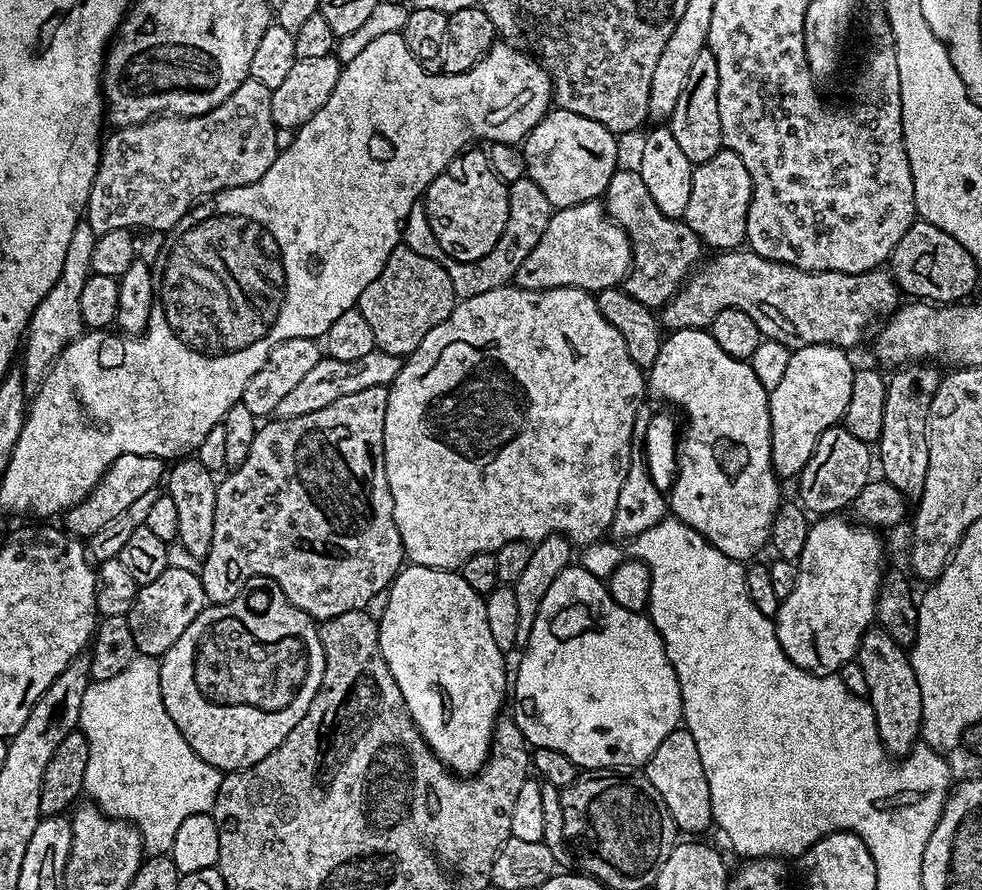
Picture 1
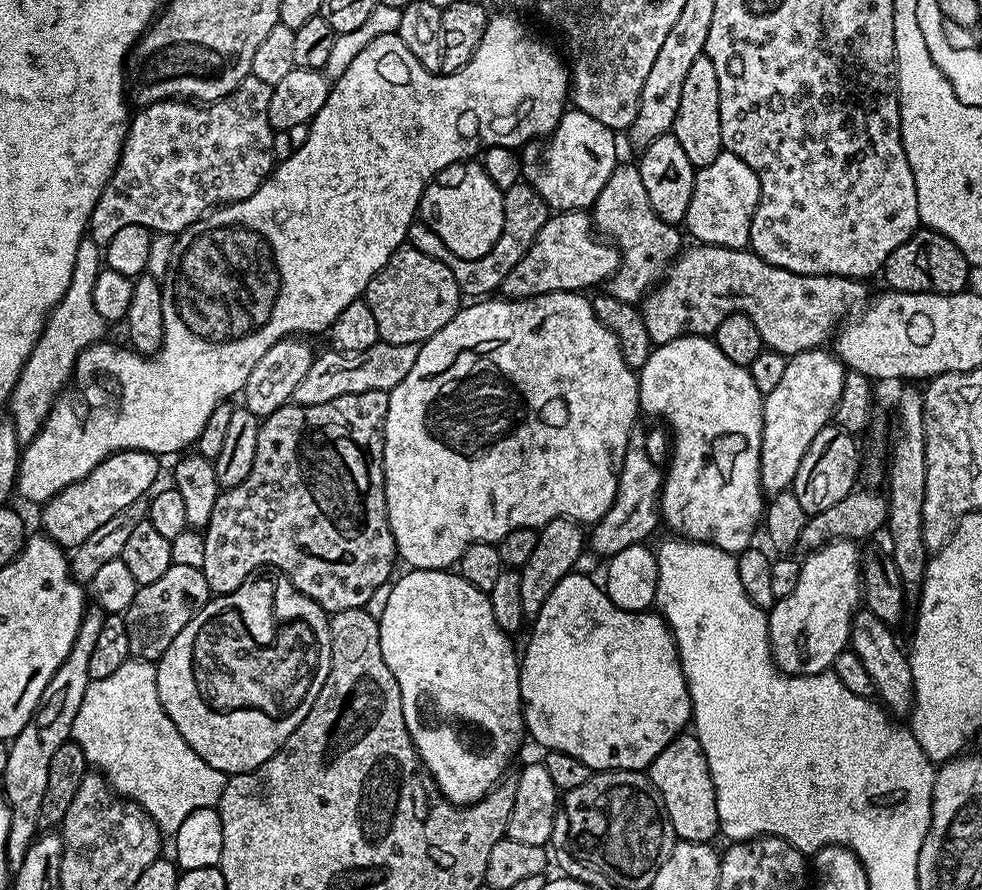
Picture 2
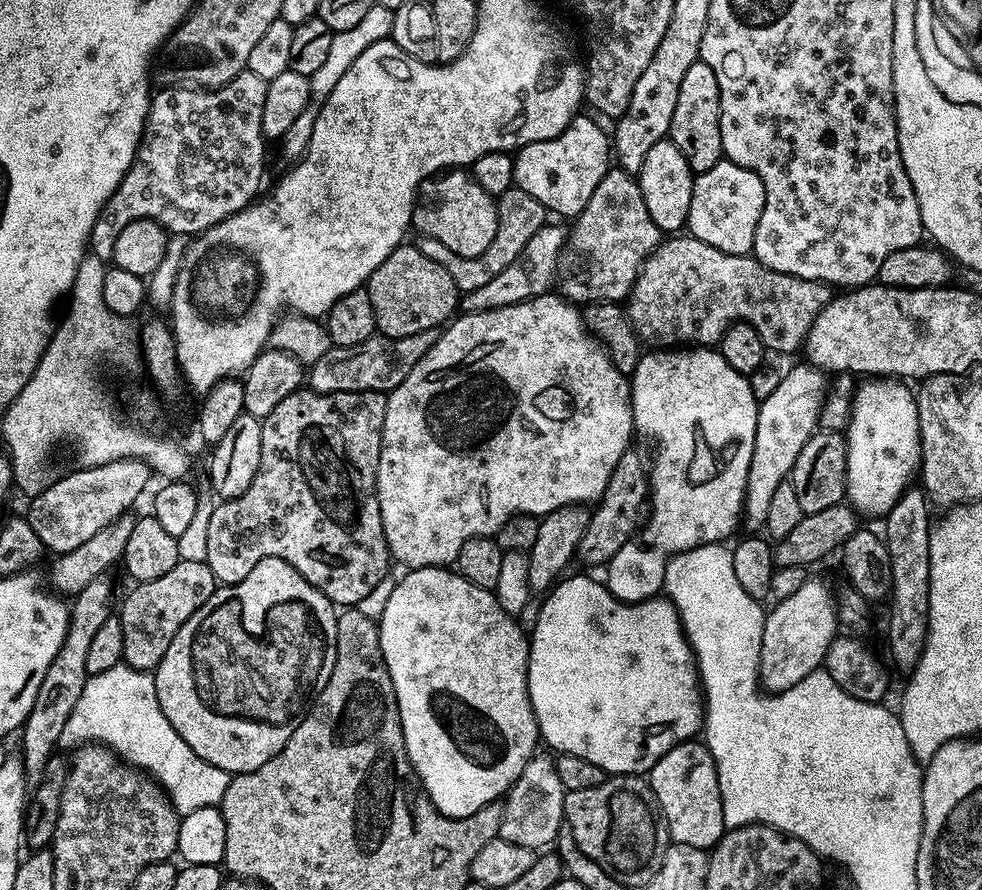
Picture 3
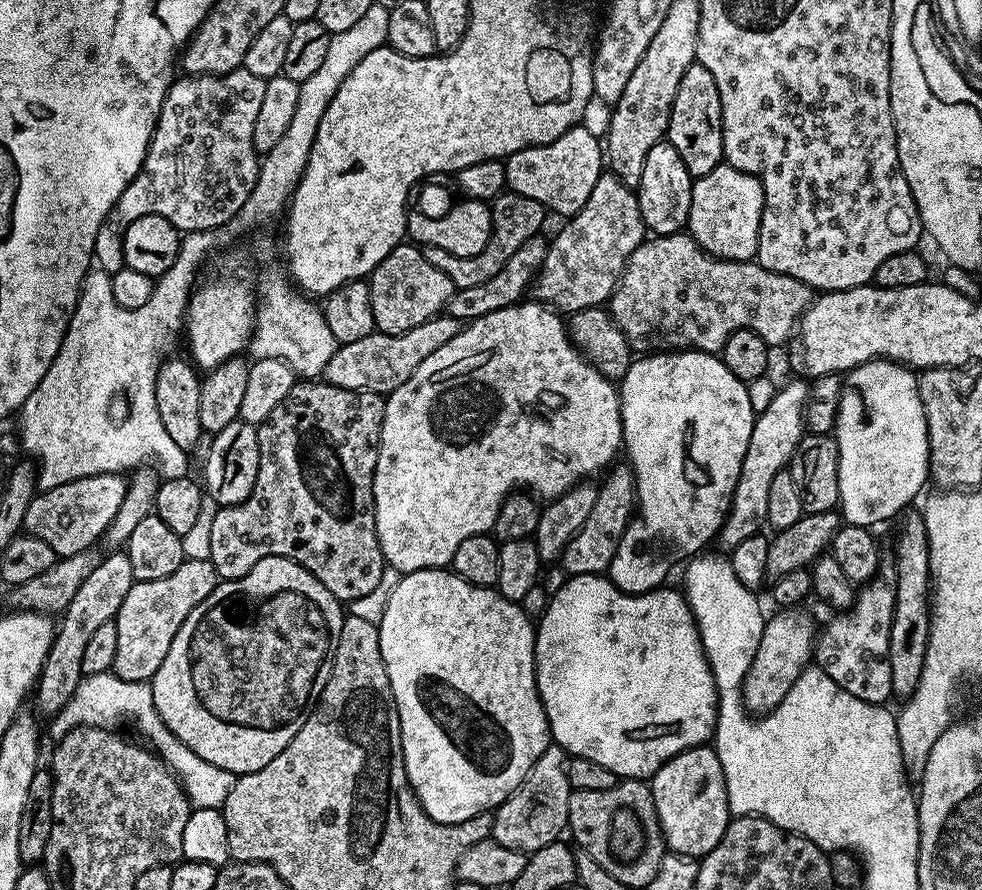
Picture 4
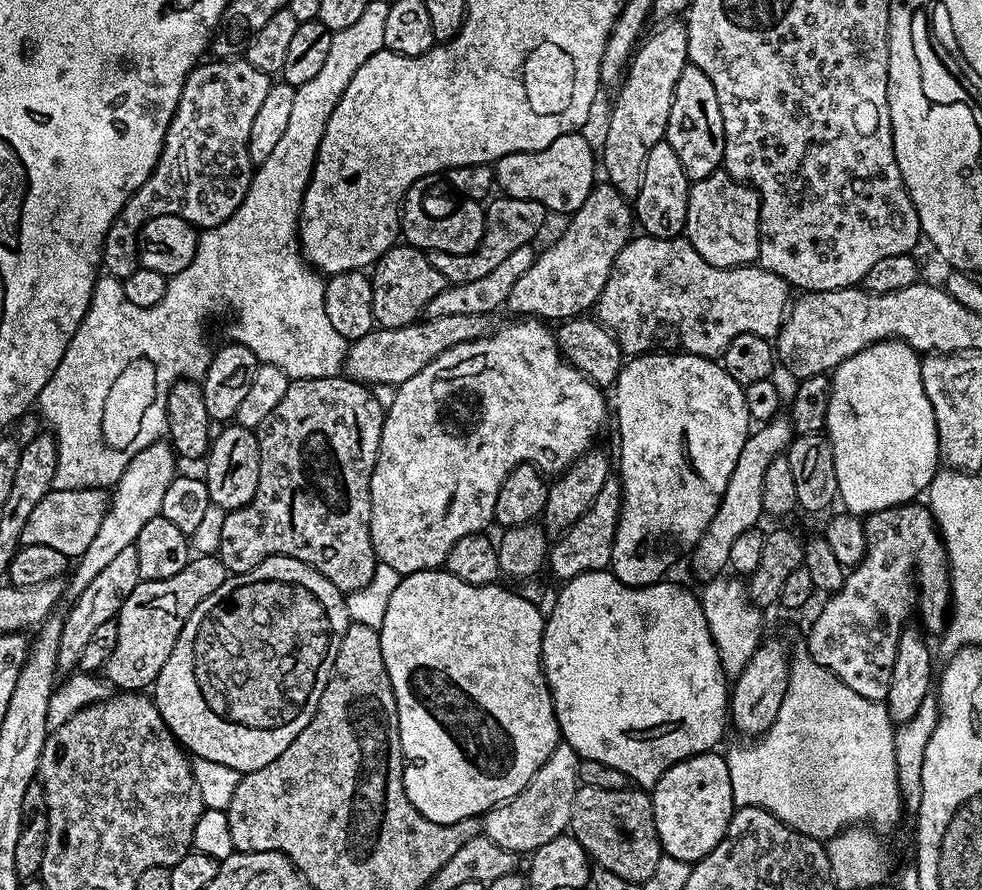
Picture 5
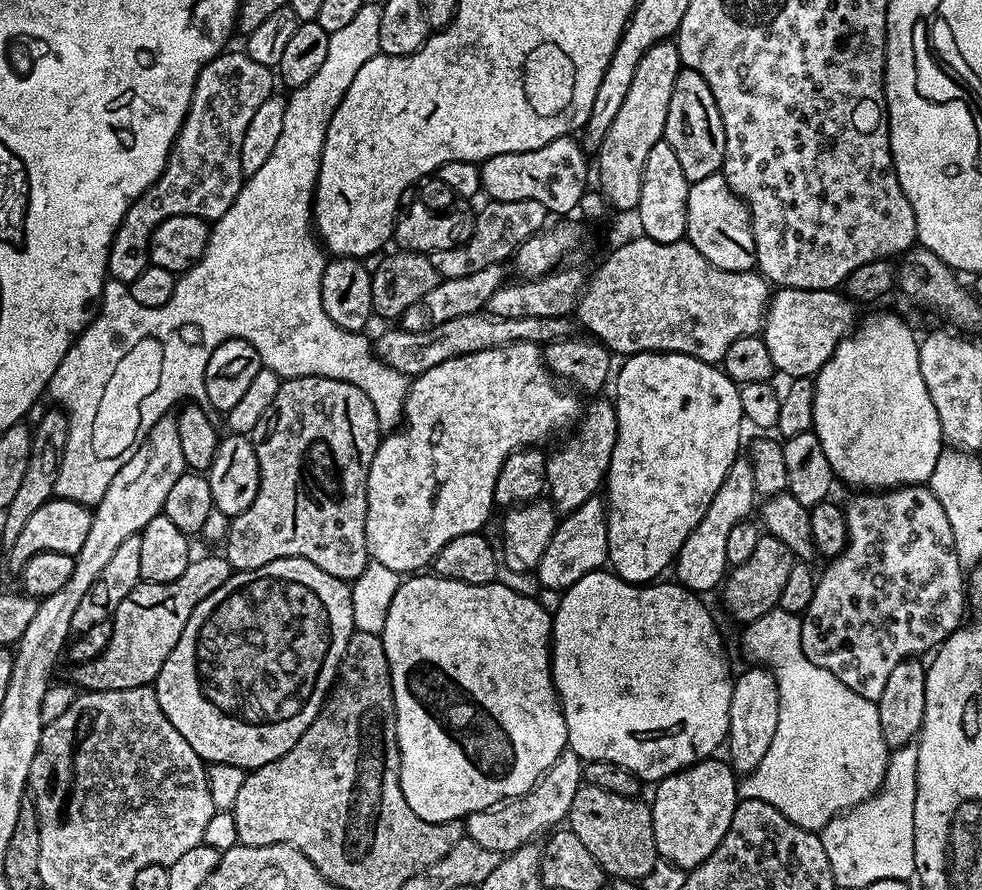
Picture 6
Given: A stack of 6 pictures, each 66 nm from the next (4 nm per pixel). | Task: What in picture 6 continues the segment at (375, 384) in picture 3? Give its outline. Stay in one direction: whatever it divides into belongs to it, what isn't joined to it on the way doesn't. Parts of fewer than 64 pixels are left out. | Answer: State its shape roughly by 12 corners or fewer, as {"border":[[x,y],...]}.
{"border":[[486,310],[434,330],[396,326],[374,340],[403,376],[514,342],[573,335],[567,316],[498,318]]}

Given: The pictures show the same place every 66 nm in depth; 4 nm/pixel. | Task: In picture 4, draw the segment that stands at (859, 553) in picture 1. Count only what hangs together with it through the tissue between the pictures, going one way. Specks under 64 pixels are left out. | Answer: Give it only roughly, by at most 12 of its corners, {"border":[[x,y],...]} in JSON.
{"border":[[803,607],[765,619],[742,695],[773,712],[814,656],[818,624]]}

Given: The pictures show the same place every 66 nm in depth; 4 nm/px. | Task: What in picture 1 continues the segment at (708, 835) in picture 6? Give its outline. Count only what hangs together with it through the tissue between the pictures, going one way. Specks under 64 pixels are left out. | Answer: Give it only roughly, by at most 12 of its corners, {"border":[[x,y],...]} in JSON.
{"border":[[666,734],[642,772],[681,833],[713,827],[694,734]]}

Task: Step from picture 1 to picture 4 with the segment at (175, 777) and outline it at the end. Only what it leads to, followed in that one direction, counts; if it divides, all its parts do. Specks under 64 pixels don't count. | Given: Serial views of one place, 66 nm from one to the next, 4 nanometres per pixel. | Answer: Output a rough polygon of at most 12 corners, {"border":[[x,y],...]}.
{"border":[[84,676],[51,717],[78,727],[137,720],[192,808],[223,809],[236,776],[194,754],[154,706],[151,683]]}

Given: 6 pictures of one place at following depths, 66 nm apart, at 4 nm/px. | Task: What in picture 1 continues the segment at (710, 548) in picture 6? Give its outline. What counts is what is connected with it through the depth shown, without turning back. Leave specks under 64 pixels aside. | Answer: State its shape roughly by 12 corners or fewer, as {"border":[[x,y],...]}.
{"border":[[795,349],[770,389],[770,458],[799,477],[843,421],[854,363]]}

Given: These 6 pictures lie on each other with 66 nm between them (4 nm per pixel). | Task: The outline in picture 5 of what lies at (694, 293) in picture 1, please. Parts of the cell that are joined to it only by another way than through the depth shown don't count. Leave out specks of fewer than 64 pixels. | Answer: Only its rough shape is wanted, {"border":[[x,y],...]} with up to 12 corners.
{"border":[[640,234],[594,316],[628,358],[775,338],[790,285]]}

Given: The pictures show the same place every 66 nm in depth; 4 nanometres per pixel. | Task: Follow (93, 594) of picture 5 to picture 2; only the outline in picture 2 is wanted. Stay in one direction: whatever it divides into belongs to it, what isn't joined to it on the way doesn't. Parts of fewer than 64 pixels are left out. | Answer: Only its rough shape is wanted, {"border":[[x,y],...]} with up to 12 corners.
{"border":[[105,611],[78,638],[8,745],[9,869],[38,835],[50,758],[69,743]]}

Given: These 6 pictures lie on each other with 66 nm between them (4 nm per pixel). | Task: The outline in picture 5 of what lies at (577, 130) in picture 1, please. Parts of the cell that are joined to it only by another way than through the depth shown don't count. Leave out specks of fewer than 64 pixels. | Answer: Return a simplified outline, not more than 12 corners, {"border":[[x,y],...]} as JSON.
{"border":[[580,132],[496,161],[503,195],[571,214],[597,183]]}

